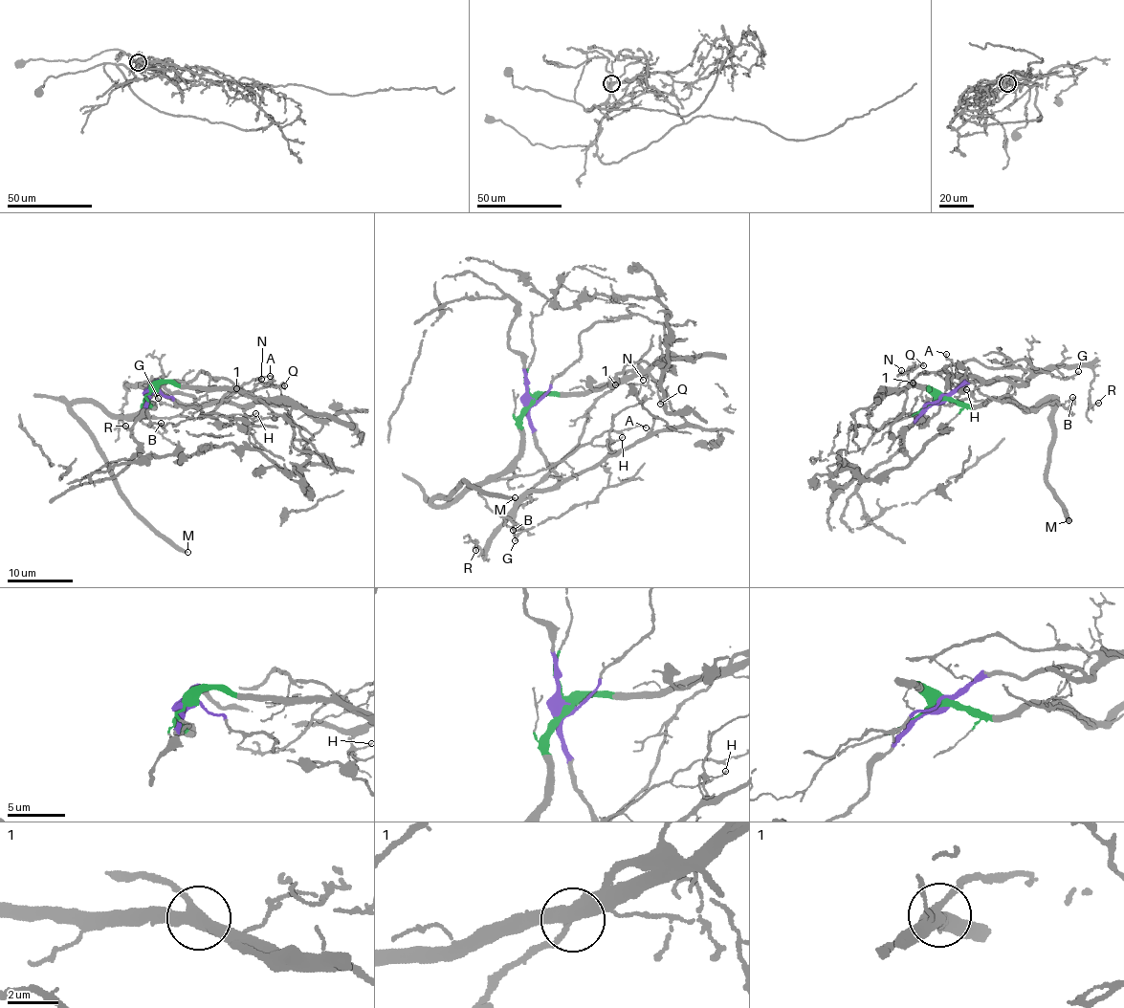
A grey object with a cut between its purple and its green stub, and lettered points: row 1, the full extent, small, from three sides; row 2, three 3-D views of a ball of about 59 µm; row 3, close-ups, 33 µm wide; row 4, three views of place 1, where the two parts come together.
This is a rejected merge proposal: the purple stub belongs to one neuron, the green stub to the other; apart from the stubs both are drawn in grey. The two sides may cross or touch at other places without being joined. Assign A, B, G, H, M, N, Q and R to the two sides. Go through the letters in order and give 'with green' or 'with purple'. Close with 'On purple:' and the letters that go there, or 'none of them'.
A: with green
B: with green
G: with purple
H: with purple
M: with green
N: with green
Q: with green
R: with purple
On purple: G, H, R

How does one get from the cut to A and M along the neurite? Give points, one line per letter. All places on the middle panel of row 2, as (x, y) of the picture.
A: (529, 400), (522, 417), (520, 454), (497, 479), (531, 475), (563, 462), (607, 430), (646, 427)
M: (529, 400), (522, 449), (501, 471), (466, 486), (451, 502), (430, 501), (465, 479), (515, 498)

